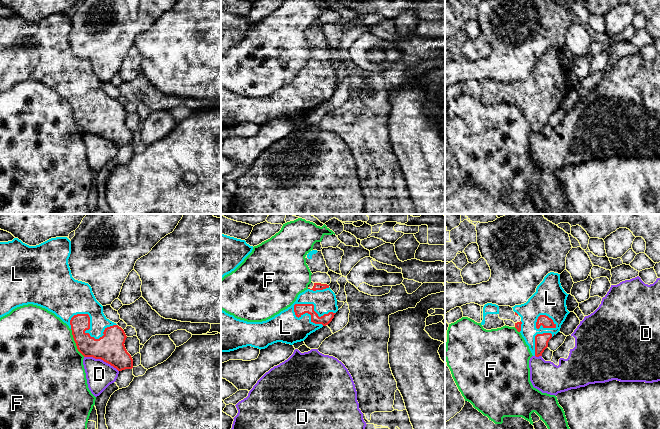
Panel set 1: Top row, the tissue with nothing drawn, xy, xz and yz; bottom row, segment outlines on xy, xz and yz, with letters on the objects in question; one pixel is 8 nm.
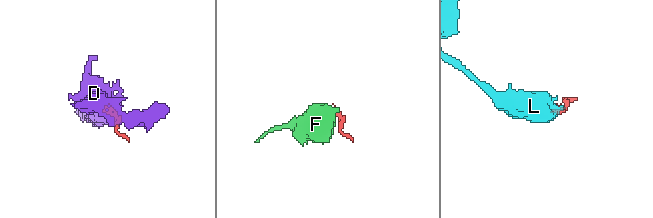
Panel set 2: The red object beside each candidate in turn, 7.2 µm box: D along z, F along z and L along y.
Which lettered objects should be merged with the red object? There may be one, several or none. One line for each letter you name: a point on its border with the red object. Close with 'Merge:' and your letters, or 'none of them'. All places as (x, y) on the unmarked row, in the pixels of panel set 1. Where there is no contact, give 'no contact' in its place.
L: contact xz (313, 85)
Merge: L

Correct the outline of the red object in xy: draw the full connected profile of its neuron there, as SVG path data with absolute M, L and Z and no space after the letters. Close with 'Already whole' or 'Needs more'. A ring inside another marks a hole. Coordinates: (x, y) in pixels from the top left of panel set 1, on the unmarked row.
M67 13L51 14L29 22L18 14L0 18L0 94L13 85L33 80L59 93L72 106L78 127L84 133L101 135L118 147L133 144L133 135L125 124L124 106L106 94L88 59L75 56L68 40L71 17Z. Needs more

